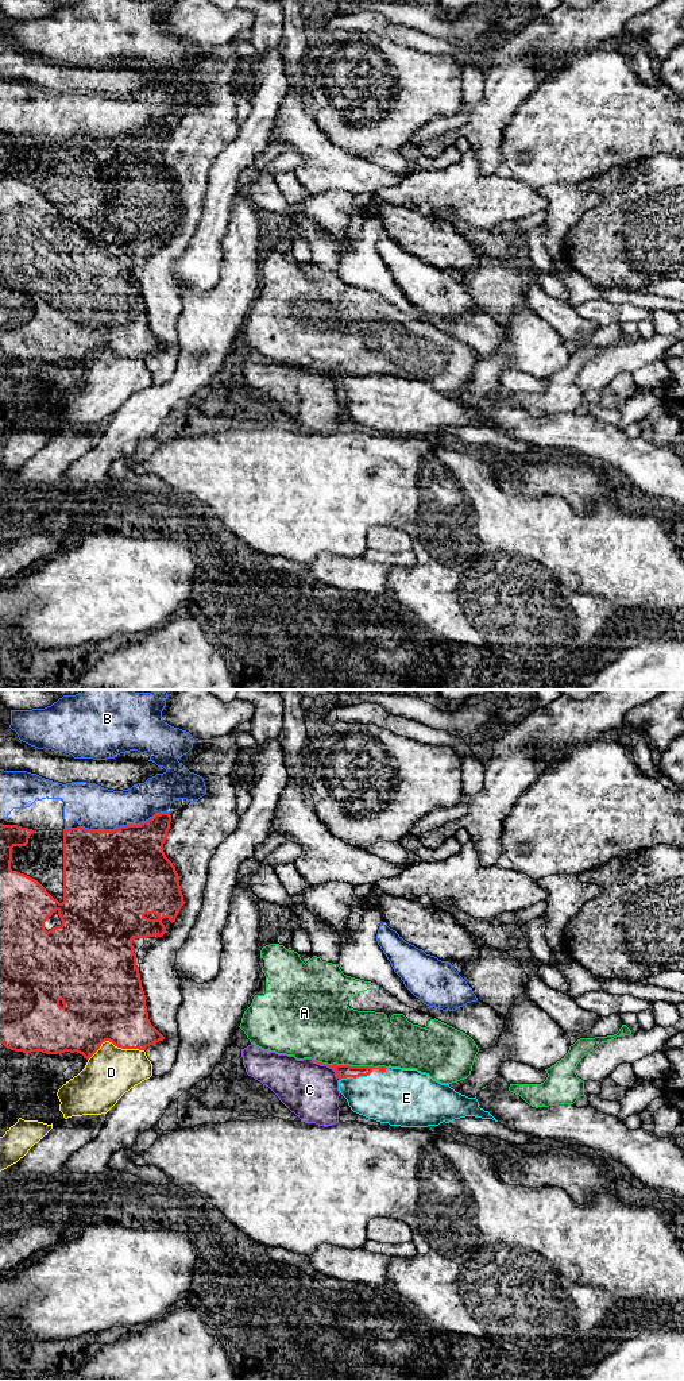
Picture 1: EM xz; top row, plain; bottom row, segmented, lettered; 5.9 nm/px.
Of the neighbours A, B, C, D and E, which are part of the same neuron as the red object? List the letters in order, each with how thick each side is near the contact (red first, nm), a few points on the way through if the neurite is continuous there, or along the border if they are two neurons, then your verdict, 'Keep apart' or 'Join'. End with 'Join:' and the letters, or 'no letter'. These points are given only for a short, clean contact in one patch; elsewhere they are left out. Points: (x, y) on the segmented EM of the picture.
A: Thickness 80 nm (red) against 380 nm. Keep apart
B: Thickness 500 nm (red) against 260 nm. Keep apart
C: Thickness 80 nm (red) against 320 nm. Keep apart
D: Thickness 440 nm (red) against 300 nm. Keep apart
E: Thickness 80 nm (red) against 340 nm. Path across: xz (342, 1071), (347, 1075), (363, 1075), (382, 1094), (398, 1096). Join
Join: E

